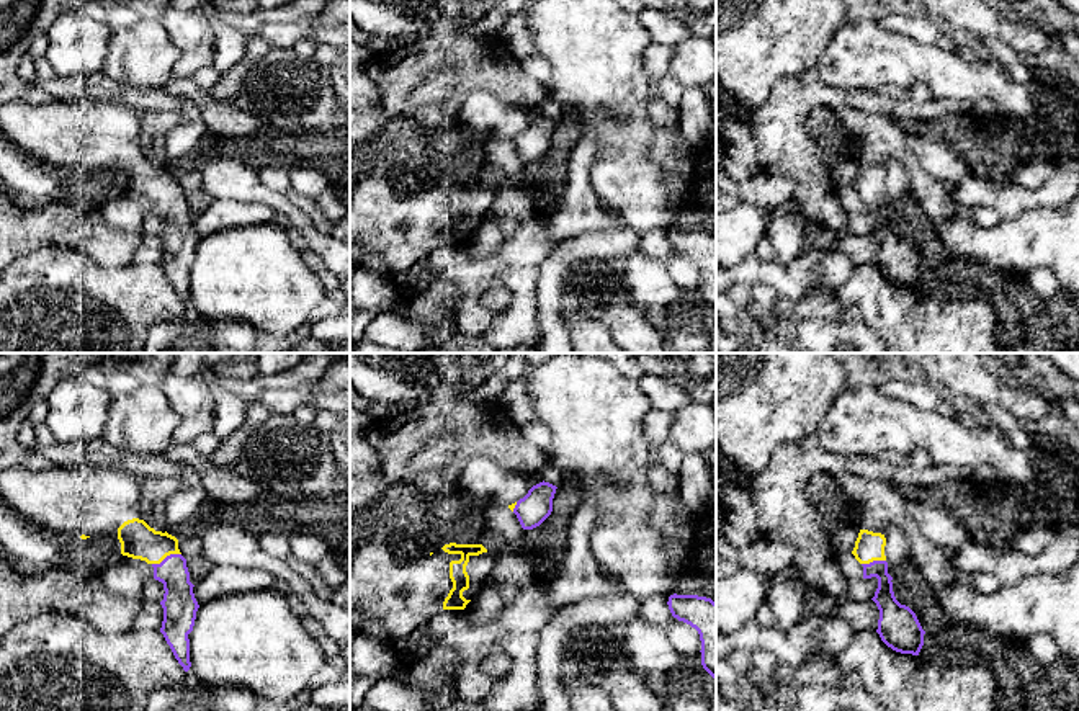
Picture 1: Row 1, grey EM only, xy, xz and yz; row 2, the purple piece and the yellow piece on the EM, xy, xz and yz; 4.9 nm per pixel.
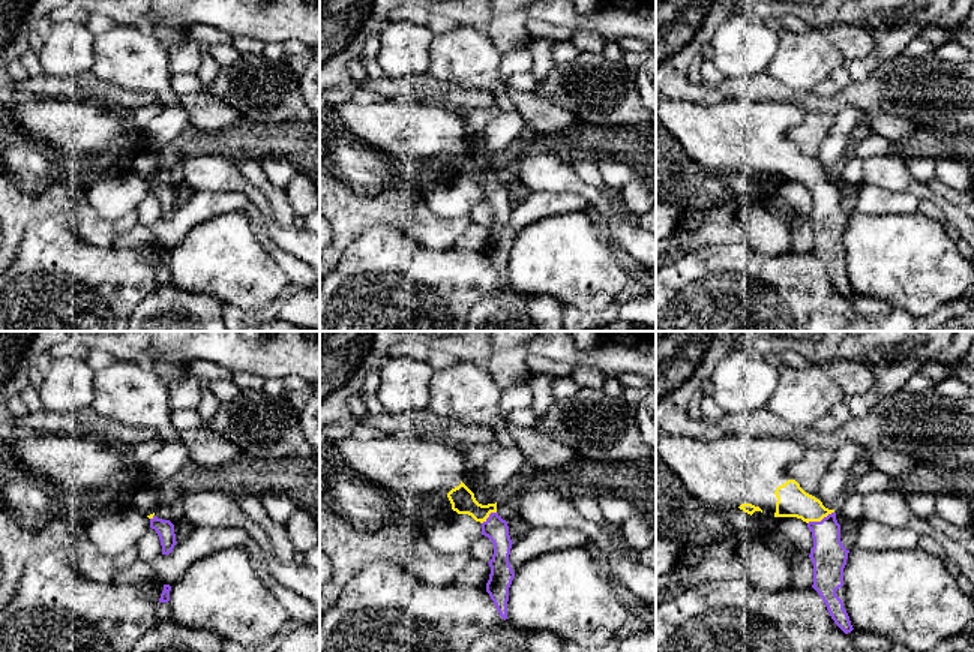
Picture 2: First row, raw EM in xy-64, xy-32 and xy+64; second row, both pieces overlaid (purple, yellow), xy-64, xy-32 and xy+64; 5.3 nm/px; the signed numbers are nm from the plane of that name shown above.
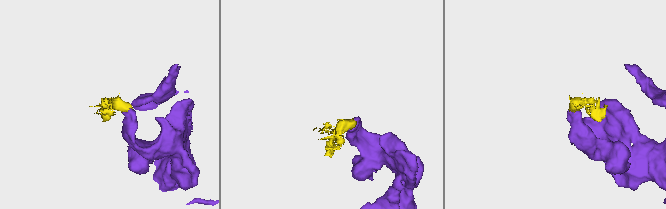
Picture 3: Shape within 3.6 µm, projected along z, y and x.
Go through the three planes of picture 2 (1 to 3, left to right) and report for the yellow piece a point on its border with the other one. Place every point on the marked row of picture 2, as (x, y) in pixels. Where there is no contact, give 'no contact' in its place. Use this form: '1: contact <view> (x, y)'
1: contact xy-64 (153, 517)
2: contact xy-32 (490, 516)
3: contact xy+64 (821, 520)

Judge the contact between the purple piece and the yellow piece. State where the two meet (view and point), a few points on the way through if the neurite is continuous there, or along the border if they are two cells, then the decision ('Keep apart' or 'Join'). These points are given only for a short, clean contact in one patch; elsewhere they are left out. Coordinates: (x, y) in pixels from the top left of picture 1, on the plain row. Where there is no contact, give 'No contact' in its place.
Touches purple at xy (167, 190). Path across: xy (179, 237), (179, 223), (167, 190), (138, 174). Join

